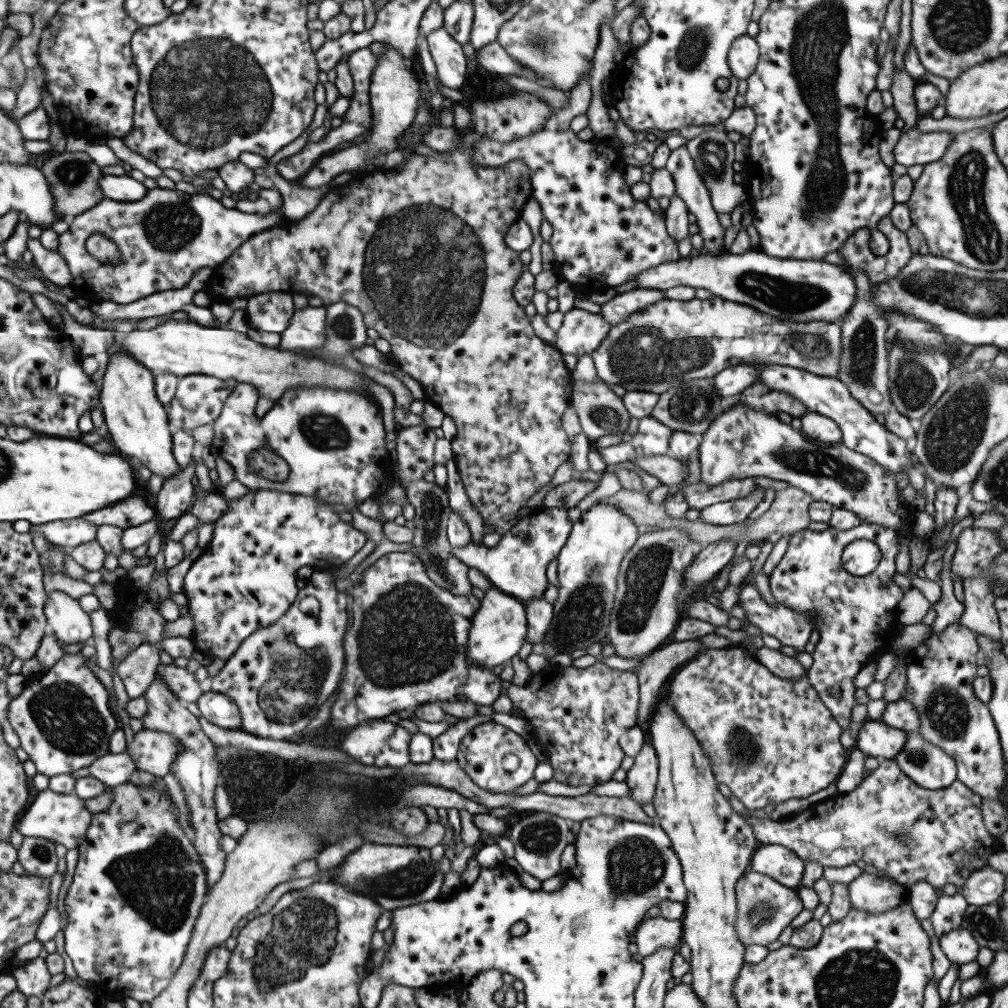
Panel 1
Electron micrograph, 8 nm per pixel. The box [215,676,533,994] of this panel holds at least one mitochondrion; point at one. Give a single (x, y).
(411, 878)

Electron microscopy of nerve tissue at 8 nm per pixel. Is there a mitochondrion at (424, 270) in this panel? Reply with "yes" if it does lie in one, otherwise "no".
yes

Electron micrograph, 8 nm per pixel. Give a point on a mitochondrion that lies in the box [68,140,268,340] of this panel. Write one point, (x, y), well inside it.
(168, 228)

